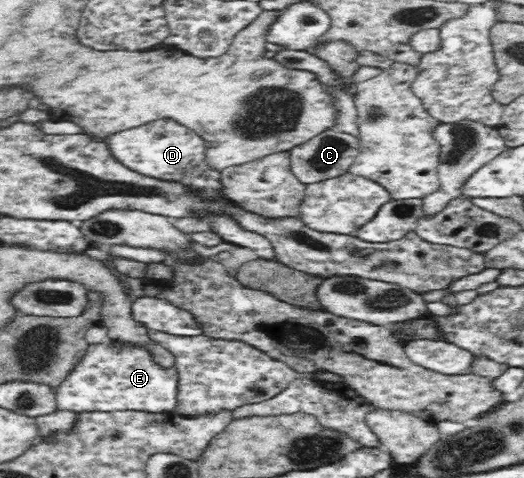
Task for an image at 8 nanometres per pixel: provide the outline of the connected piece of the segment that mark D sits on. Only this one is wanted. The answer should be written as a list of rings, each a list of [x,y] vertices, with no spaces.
[[[159,119],[133,130],[113,133],[107,136],[104,142],[111,157],[134,174],[165,183],[178,183],[204,203],[235,204],[225,194],[224,183],[221,180],[222,171],[209,166],[208,159],[205,158],[207,146],[203,141],[195,132],[181,126],[180,123],[175,123],[173,119]]]

